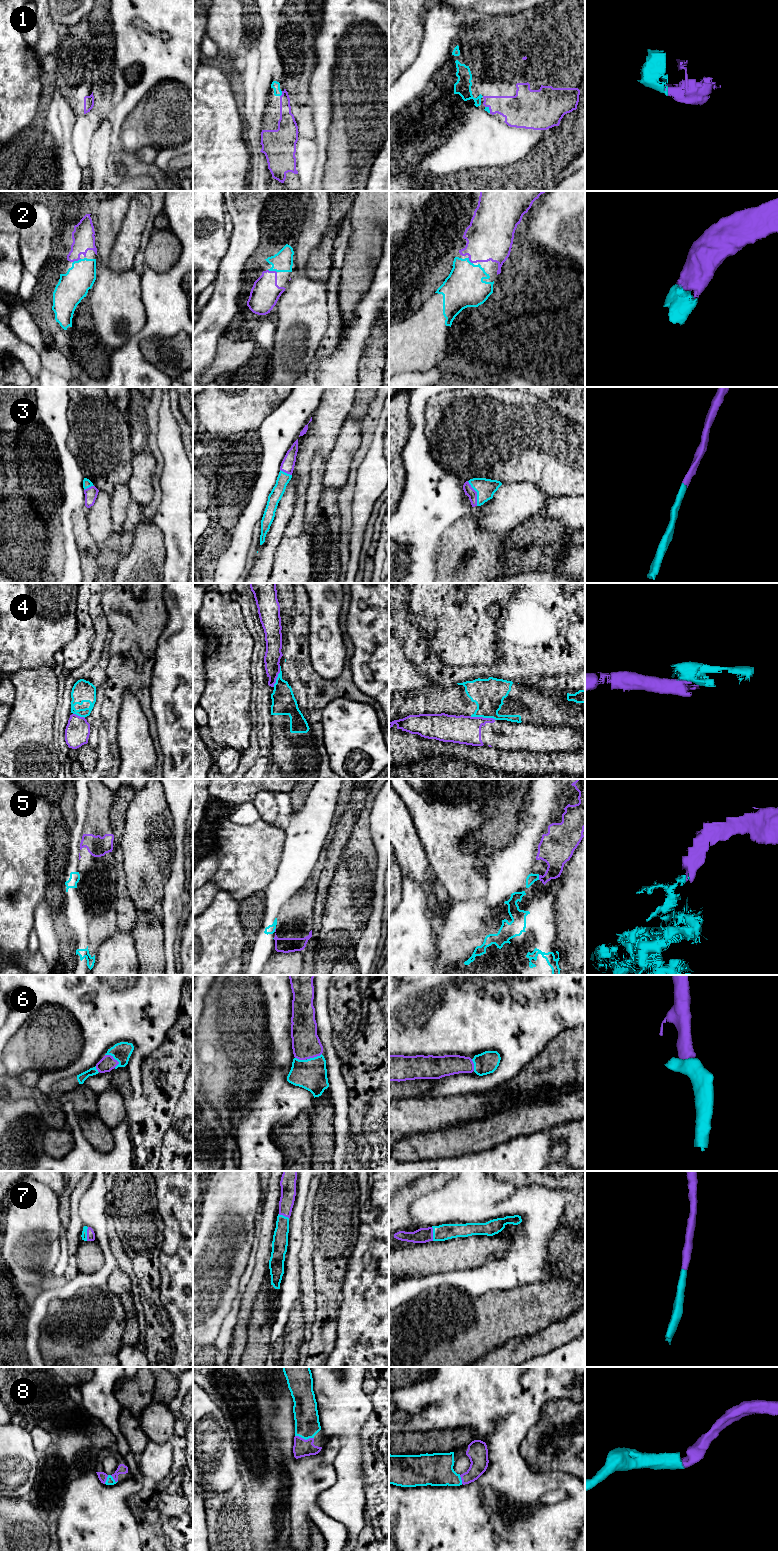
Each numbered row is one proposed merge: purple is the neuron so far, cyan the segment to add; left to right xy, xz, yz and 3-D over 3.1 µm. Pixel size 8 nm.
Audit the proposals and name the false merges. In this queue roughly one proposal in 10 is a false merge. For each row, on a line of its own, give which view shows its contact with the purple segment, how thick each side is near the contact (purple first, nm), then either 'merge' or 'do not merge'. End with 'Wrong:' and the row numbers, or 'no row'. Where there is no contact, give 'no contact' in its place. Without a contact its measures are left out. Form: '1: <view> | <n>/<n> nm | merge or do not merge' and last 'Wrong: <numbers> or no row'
1: xz | 140/70 nm | merge
2: xz | 220/160 nm | merge
3: yz | 80/160 nm | merge
4: yz | 220/260 nm | do not merge
5: yz | 240/80 nm | do not merge
6: xy | 120/150 nm | merge
7: xy | 60/50 nm | merge
8: xz | 140/200 nm | merge
Wrong: 4, 5

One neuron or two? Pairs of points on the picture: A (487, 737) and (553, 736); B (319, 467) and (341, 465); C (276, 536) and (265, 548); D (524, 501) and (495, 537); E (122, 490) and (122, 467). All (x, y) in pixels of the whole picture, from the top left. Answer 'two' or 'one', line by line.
A: one
B: two
C: one
D: two
E: two

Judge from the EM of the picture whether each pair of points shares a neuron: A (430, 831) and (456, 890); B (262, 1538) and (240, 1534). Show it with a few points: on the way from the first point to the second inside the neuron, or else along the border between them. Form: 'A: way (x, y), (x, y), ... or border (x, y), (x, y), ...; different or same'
A: way (445, 846), (455, 860), (456, 875); same
B: border (249, 1528), (250, 1530); different

